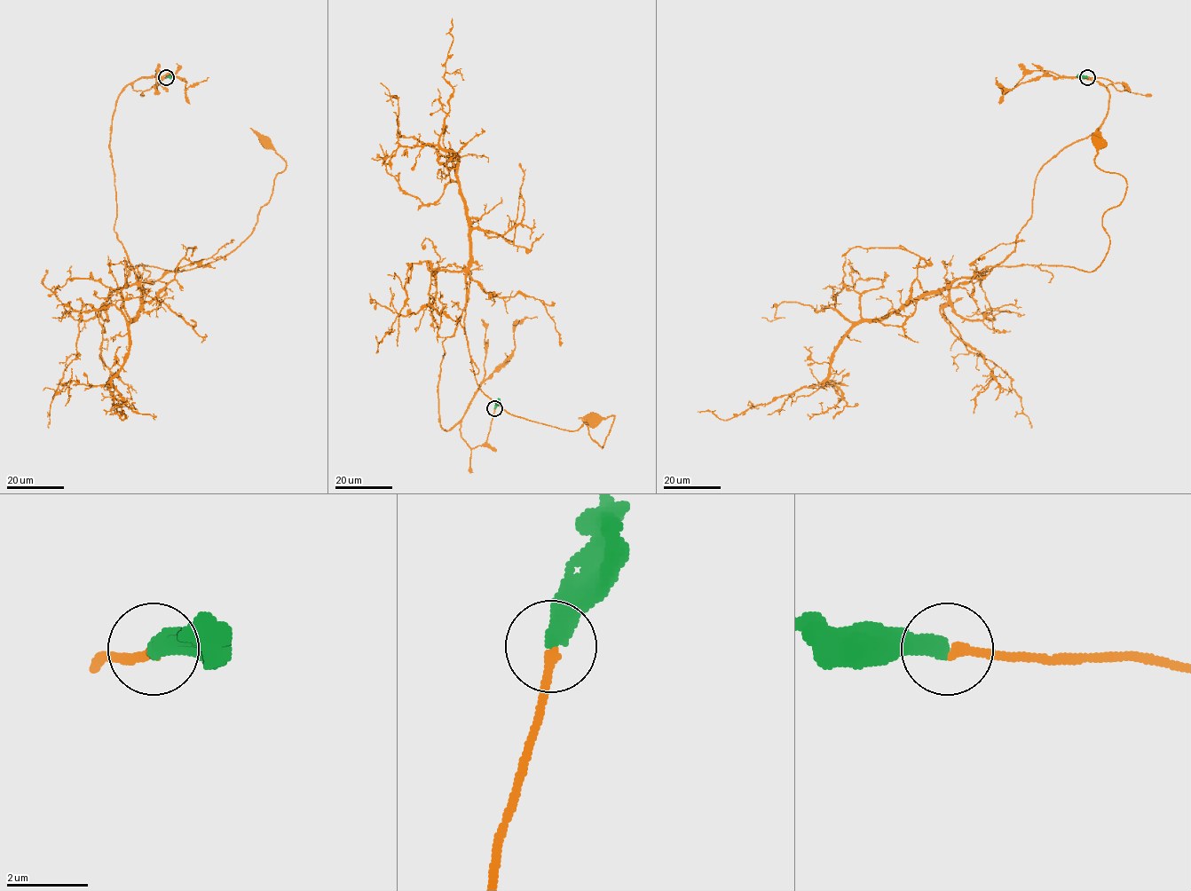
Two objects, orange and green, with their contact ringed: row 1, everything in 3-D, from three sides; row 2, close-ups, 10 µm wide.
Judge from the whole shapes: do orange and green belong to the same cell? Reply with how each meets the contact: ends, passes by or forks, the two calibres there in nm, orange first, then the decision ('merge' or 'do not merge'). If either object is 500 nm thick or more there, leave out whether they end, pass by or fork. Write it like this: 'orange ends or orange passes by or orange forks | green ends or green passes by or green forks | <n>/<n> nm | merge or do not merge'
orange ends | green ends | 240/480 nm | merge

